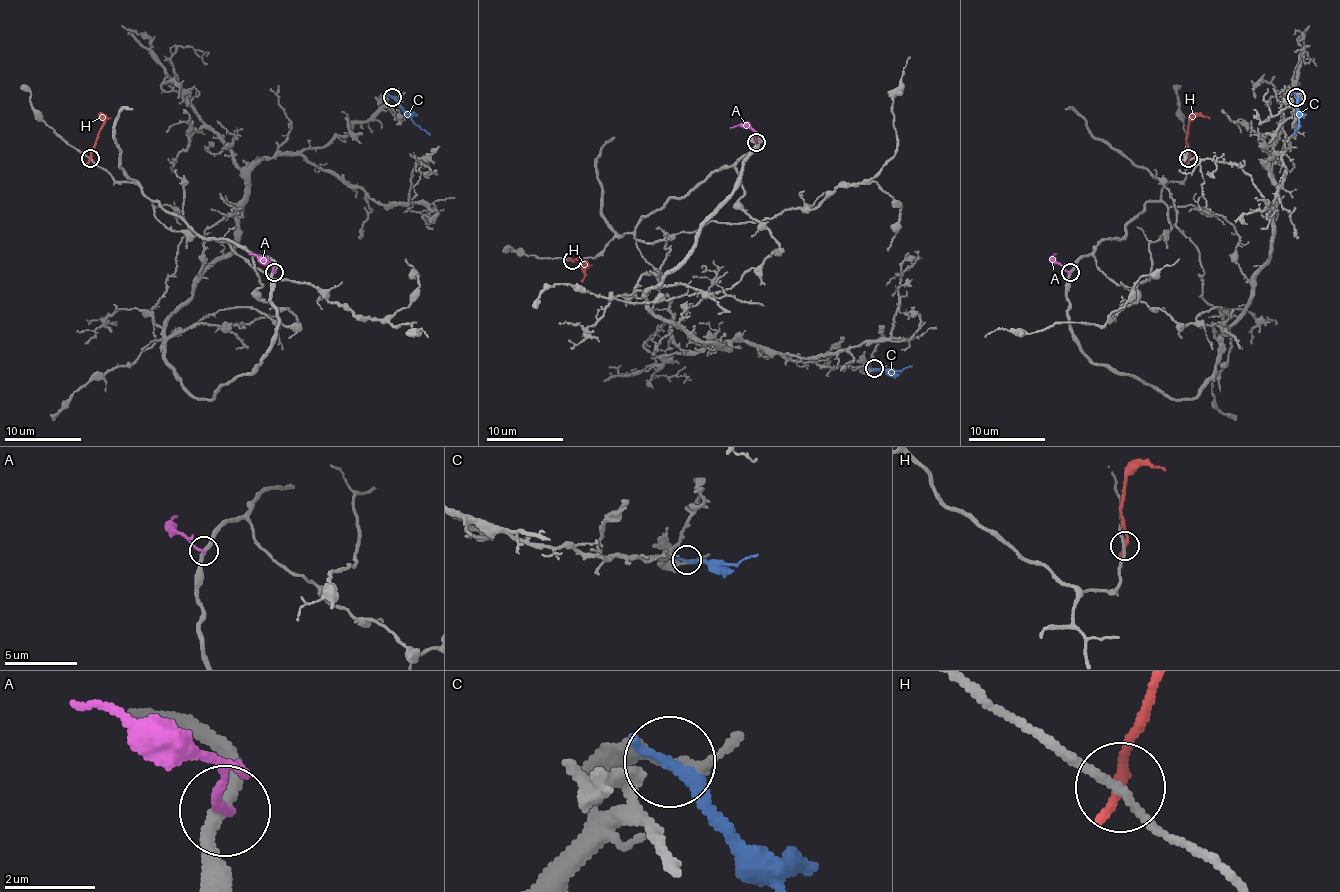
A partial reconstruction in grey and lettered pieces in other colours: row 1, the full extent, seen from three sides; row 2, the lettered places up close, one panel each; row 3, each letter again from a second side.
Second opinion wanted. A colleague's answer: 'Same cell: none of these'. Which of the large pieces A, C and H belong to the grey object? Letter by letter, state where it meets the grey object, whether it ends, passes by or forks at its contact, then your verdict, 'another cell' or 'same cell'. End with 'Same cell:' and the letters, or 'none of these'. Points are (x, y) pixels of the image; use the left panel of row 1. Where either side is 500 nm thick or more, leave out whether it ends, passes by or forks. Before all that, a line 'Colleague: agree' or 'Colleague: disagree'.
Colleague: agree
A: contact (274, 272); it ends; another cell
C: contact (392, 97); it ends; another cell
H: contact (90, 158); it ends; another cell
Same cell: none of these

